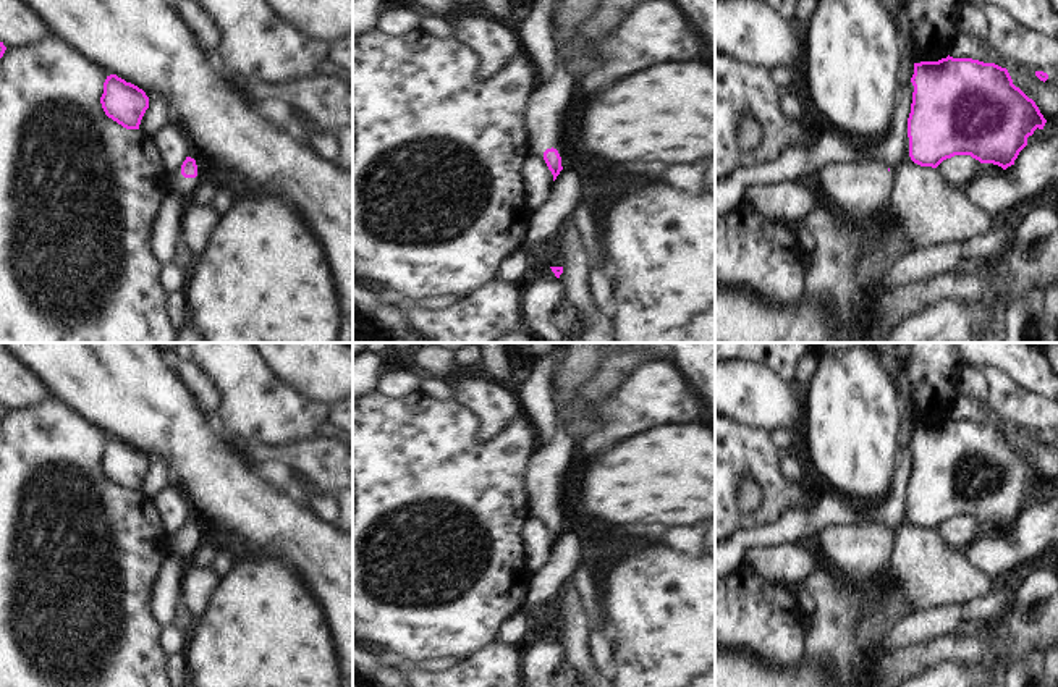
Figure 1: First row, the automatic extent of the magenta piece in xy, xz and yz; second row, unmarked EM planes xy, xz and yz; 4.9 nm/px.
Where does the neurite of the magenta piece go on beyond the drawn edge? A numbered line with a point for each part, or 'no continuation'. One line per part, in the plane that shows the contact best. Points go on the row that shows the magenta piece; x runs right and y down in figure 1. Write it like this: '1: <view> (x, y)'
1: xy (181, 188)

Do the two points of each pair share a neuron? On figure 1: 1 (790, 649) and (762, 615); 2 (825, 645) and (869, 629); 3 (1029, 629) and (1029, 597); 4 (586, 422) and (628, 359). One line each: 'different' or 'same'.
1: same
2: different
3: same
4: same

